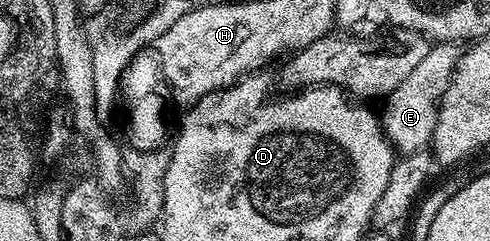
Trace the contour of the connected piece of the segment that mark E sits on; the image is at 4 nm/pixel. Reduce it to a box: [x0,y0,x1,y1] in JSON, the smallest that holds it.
[381,42,461,155]

